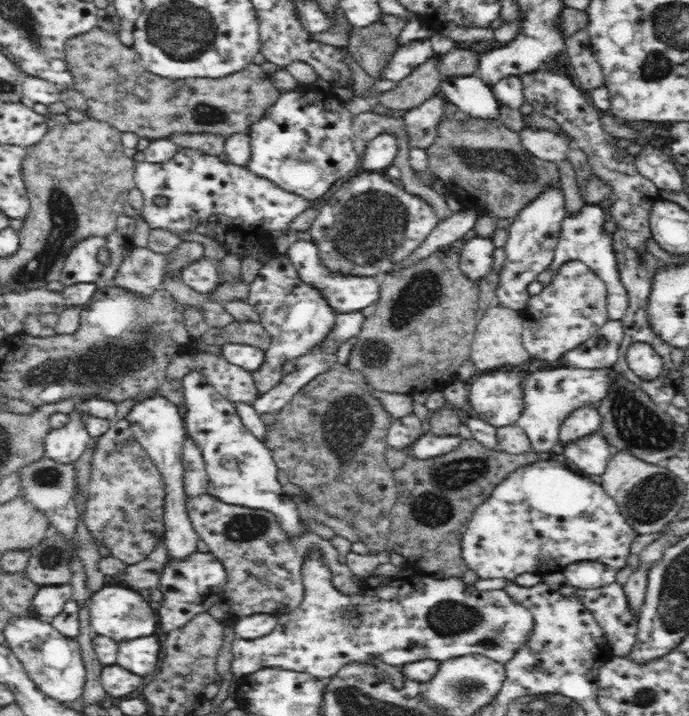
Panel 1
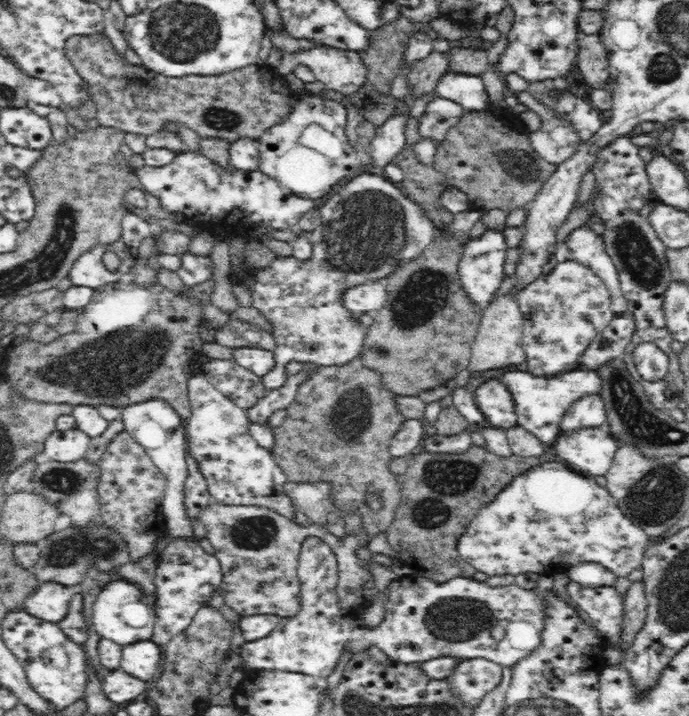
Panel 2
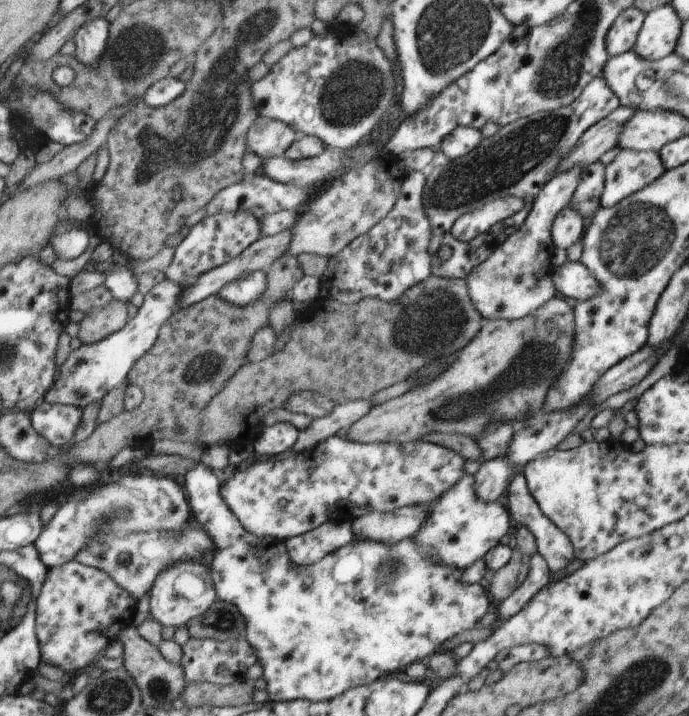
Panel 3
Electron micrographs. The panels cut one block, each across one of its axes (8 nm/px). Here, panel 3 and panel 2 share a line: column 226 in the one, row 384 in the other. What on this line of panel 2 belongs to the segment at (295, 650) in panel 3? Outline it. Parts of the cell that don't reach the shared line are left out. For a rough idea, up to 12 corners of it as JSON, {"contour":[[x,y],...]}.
{"contour":[[594,370],[552,378],[528,371],[496,381],[517,426],[554,443],[574,400],[601,390]]}

